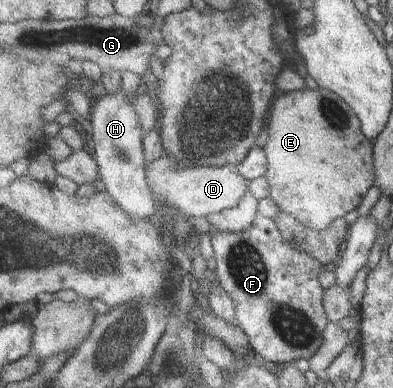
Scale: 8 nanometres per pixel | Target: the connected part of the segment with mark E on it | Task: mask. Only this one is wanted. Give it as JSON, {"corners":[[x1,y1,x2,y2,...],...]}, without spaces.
{"corners":[[320,87,317,90,306,88,304,91,289,91,288,93,279,92,273,99,266,124,265,131,268,134,268,140,263,146,263,150,266,152,268,160,268,171,265,177,270,185,269,196,281,210,288,212,291,216,294,216,309,228,315,229,316,231,327,230,334,220,344,217,345,215,348,215,349,212,354,211,359,204,363,202,363,198,367,196,367,192,371,190,371,186,376,184,374,147,371,147,371,142,369,142,367,136,363,134,361,121,355,112,353,112,351,105,347,104,347,101,343,100,342,96,335,94,333,91]]}

